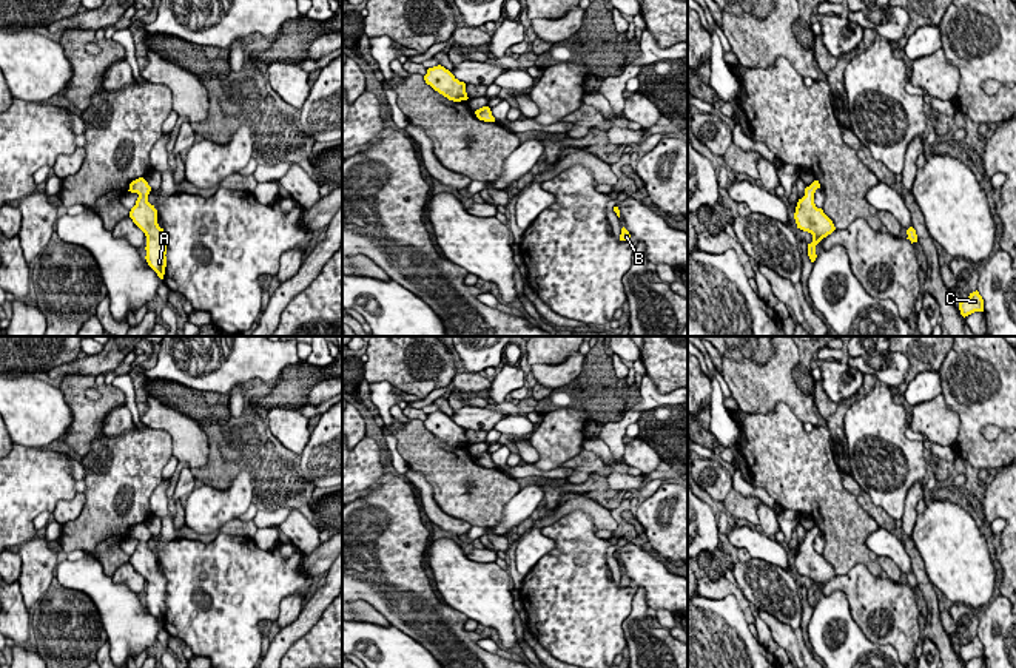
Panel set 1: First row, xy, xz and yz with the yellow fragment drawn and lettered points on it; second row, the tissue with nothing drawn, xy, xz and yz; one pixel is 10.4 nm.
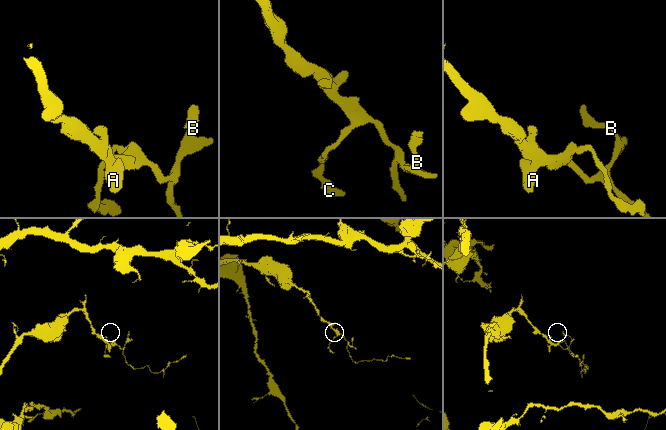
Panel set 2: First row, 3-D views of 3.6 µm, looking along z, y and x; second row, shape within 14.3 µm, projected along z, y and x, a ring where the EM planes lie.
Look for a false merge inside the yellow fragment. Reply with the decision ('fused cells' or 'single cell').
single cell

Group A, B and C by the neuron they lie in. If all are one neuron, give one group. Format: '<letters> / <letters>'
A B C

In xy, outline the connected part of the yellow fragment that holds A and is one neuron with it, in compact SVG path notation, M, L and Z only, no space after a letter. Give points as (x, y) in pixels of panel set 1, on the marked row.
M139 177L130 184L131 193L137 193L136 205L130 211L133 222L146 236L146 262L163 279L167 267L167 234L157 224L157 210L148 202L151 187L143 177Z

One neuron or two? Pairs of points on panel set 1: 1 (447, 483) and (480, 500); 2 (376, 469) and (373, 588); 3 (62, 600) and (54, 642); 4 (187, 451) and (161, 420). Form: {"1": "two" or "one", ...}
{"1": "one", "2": "two", "3": "one", "4": "one"}

